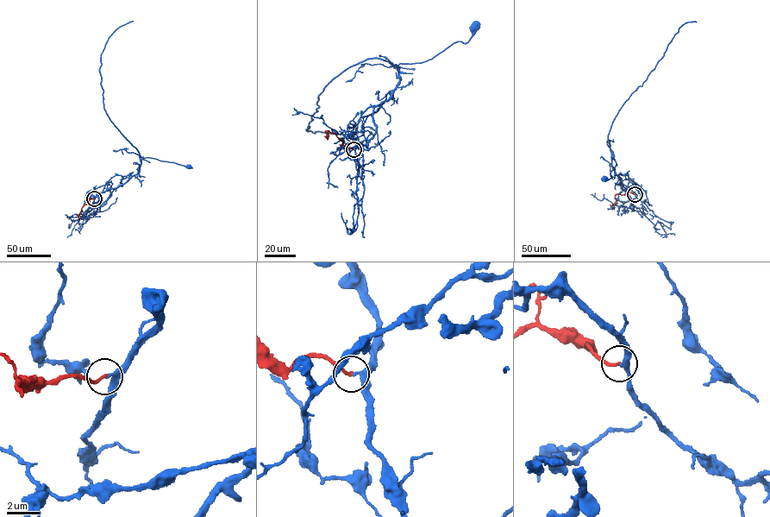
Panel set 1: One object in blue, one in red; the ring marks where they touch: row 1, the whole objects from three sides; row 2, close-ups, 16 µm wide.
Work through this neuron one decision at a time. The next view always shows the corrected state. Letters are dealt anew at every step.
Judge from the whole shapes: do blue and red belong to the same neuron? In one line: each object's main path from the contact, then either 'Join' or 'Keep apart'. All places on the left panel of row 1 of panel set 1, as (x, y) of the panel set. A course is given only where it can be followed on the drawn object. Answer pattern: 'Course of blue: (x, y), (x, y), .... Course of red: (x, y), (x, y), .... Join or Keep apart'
Course of blue: (94, 198), (97, 195), (123, 184), (136, 173), (144, 158), (189, 167). Course of red: (94, 198), (83, 205), (80, 217). Join

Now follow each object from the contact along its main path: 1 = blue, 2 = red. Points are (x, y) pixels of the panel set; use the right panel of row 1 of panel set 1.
1: (635, 194), (617, 184), (620, 179), (611, 165), (611, 157), (616, 162), (610, 172), (612, 177), (604, 179)
2: (635, 194), (616, 193), (616, 203), (610, 205)

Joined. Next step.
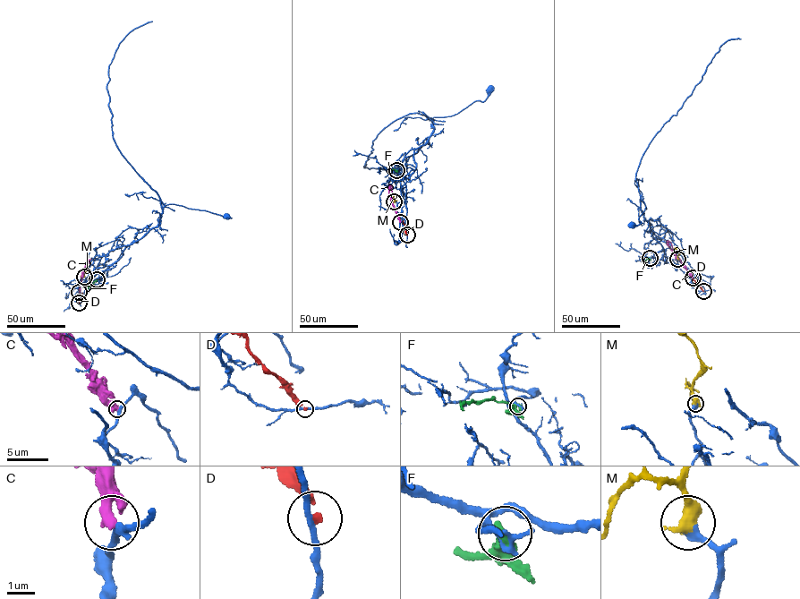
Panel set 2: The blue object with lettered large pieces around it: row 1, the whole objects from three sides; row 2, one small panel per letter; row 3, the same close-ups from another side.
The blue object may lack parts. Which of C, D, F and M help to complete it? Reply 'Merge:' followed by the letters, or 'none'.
Merge: M

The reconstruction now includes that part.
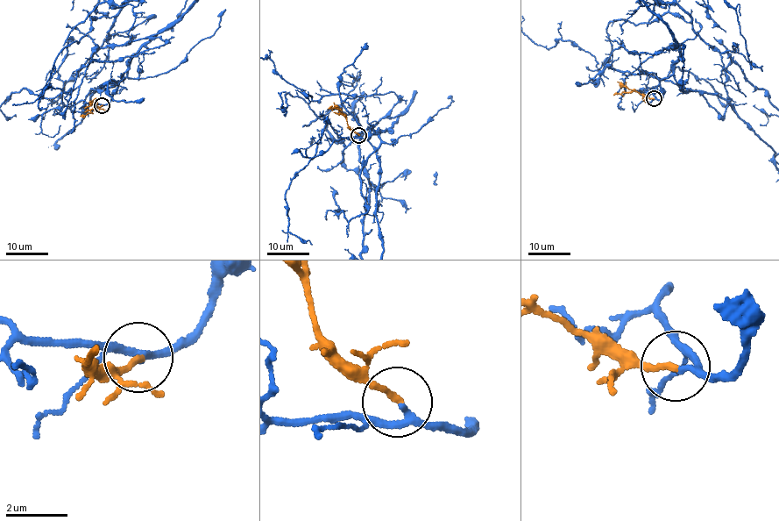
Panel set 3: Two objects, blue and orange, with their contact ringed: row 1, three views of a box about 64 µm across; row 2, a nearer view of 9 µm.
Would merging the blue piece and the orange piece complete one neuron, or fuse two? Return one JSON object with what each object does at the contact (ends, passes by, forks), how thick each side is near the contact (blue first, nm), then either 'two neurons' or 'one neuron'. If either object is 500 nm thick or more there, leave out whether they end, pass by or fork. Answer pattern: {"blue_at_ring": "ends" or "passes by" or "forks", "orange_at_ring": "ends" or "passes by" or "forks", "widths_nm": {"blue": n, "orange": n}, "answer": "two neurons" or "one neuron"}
{"blue_at_ring": "passes by", "orange_at_ring": "ends", "widths_nm": {"blue": 180, "orange": 200}, "answer": "one neuron"}

